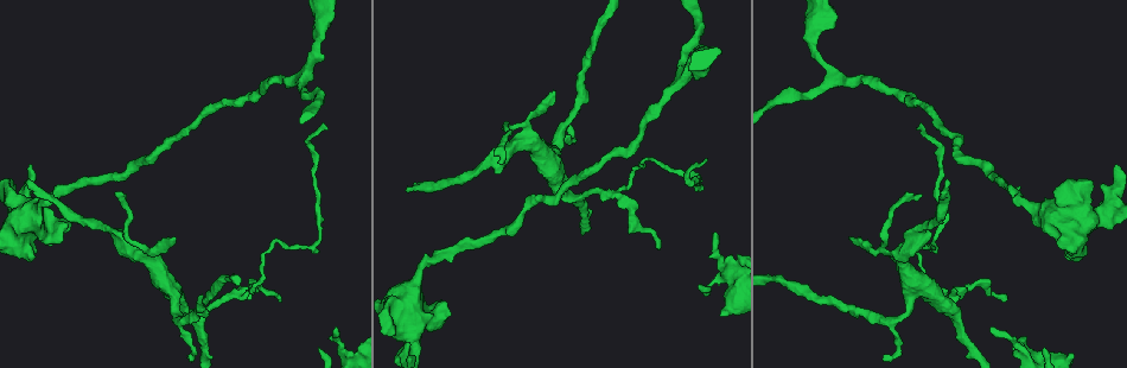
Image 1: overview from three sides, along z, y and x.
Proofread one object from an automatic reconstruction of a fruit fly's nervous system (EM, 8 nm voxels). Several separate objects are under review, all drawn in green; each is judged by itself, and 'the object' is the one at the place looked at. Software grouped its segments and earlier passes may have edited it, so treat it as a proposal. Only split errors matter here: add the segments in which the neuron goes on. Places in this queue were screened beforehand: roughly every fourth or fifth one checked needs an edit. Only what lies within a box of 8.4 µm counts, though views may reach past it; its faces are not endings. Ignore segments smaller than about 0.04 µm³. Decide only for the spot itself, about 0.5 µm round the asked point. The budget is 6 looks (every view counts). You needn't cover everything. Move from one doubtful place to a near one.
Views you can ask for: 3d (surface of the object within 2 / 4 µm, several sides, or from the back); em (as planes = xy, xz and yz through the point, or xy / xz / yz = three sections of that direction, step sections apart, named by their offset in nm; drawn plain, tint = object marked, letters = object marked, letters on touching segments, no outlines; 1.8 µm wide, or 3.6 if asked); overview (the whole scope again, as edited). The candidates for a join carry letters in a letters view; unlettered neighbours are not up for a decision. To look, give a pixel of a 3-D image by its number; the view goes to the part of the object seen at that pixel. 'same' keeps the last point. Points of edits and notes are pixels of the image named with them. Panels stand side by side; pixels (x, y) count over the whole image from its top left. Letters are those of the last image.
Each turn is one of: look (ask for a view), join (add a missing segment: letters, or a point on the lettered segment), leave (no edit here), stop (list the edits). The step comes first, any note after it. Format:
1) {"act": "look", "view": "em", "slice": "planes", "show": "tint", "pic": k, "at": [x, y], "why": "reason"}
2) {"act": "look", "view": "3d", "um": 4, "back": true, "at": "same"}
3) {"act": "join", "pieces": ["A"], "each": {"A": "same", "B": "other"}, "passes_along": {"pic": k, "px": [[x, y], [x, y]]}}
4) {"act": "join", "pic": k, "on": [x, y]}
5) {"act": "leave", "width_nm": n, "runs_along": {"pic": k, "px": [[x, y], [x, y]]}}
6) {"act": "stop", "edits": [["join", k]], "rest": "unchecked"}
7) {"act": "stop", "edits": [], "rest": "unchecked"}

{"act": "look", "view": "3d", "um": 4, "pic": 1, "at": [714, 234], "why": "thin end"}

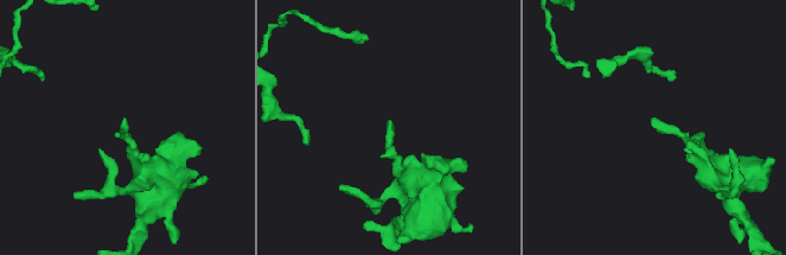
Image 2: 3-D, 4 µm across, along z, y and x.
{"act": "look", "view": "em", "slice": "planes", "show": "plain", "pic": 2, "at": [651, 123], "why": "shape alone is not enough"}

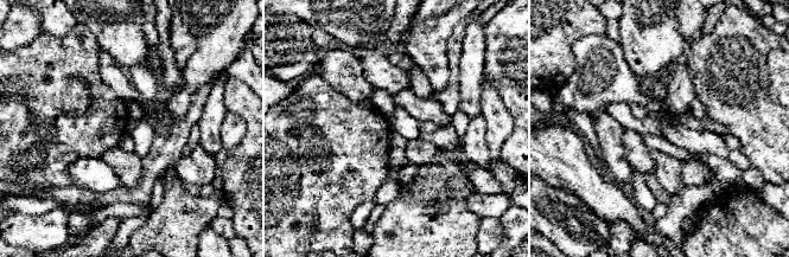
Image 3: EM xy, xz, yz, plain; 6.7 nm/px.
{"act": "look", "view": "em", "slice": "planes", "show": "letters", "at": "same"}

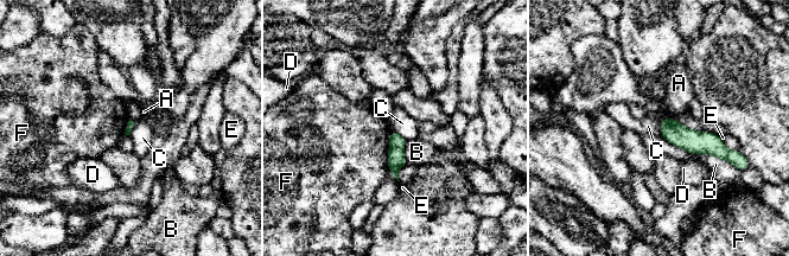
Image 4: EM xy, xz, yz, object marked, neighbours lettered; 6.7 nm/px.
{"act": "leave", "each": {"A": "other", "B": "other", "C": "other", "D": "other", "E": "other", "F": "other"}, "found": "none of them fits"}

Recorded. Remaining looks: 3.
{"act": "look", "view": "em", "um": 3.6, "slice": "yz", "step": 16, "show": "tint", "pic": 1, "at": [242, 290], "why": "abrupt turn"}

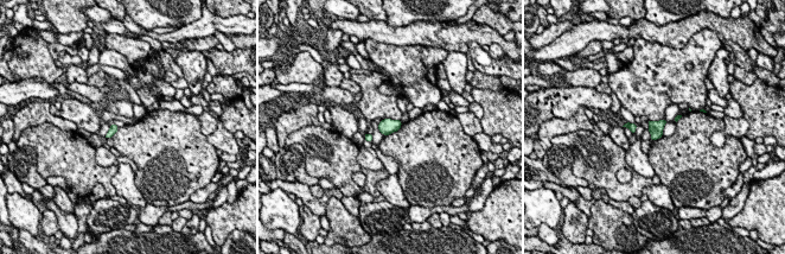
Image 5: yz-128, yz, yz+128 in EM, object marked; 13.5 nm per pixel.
{"act": "look", "view": "em", "um": 3.6, "slice": "planes", "show": "letters", "at": "same", "why": "cut it another way"}

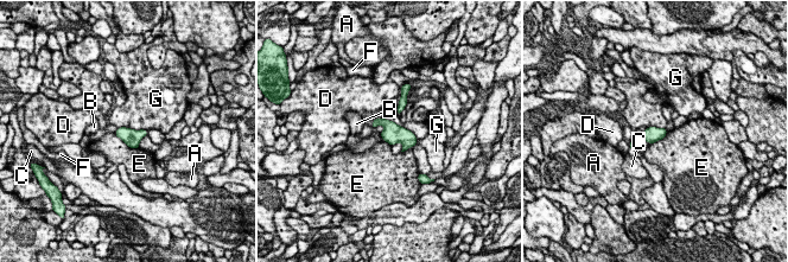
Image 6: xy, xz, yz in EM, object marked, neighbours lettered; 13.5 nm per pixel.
{"act": "leave", "width_nm": 220, "each": {"A": "other", "B": "other", "C": "other", "D": "other", "E": "other", "F": "other", "G": "other"}, "border": {"pic": 6, "px": [[118, 127], [146, 130]]}, "found": "no lettered segment goes on from it"}

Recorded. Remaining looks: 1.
{"act": "look", "view": "em", "slice": "planes", "show": "letters", "pic": 1, "at": [892, 321], "why": "sharp bend"}

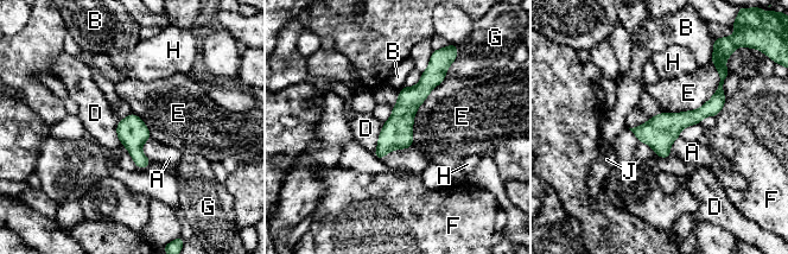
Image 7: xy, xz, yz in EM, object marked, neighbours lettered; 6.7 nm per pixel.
{"act": "leave", "width_nm": 200, "each": {"A": "other", "B": "other", "D": "other", "E": "other", "F": "other", "G": "other", "H": "other", "J": "other"}, "border": {"pic": 7, "px": [[716, 65], [706, 101], [663, 113]]}, "found": "none of them fits"}

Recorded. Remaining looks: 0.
{"act": "stop", "edits": [], "rest": "unchecked"}

